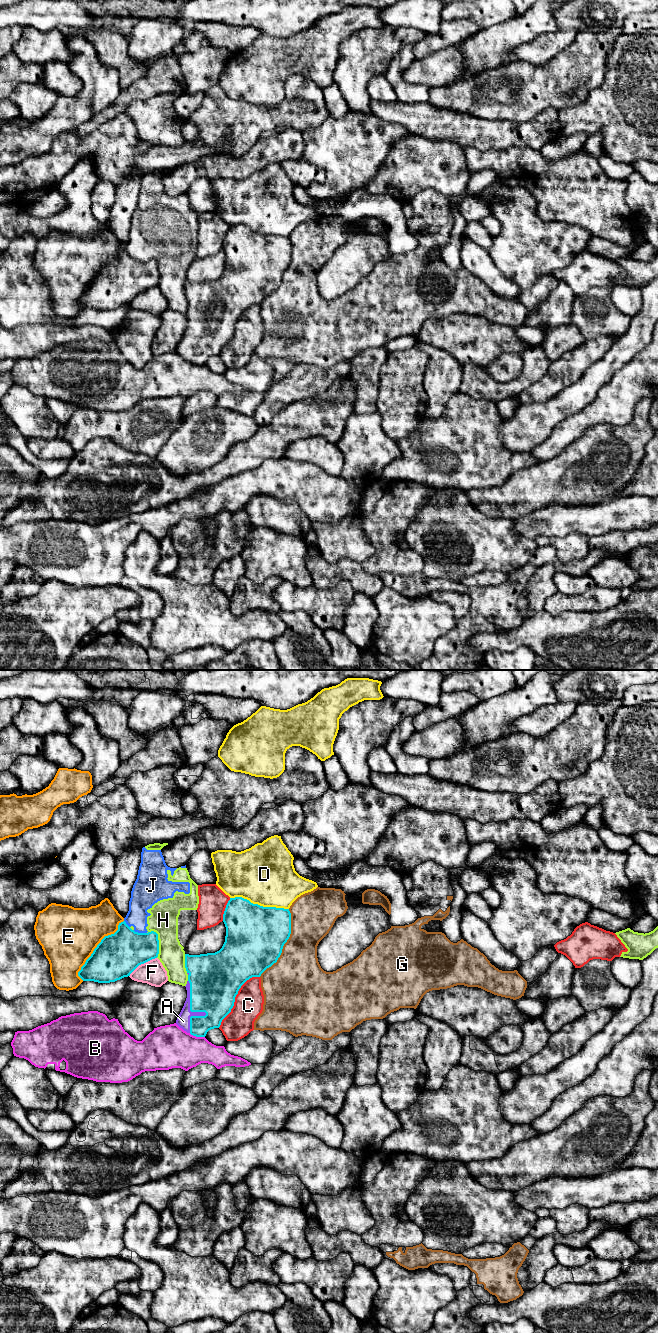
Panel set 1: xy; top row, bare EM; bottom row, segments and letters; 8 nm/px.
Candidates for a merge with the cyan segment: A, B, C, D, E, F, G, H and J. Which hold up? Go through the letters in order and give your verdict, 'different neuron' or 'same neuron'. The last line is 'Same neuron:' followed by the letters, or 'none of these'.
A: same neuron
B: different neuron
C: different neuron
D: different neuron
E: different neuron
F: different neuron
G: different neuron
H: different neuron
J: different neuron
Same neuron: A

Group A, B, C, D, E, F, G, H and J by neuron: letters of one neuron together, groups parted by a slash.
A / B / C / D / E / F / G / H J

